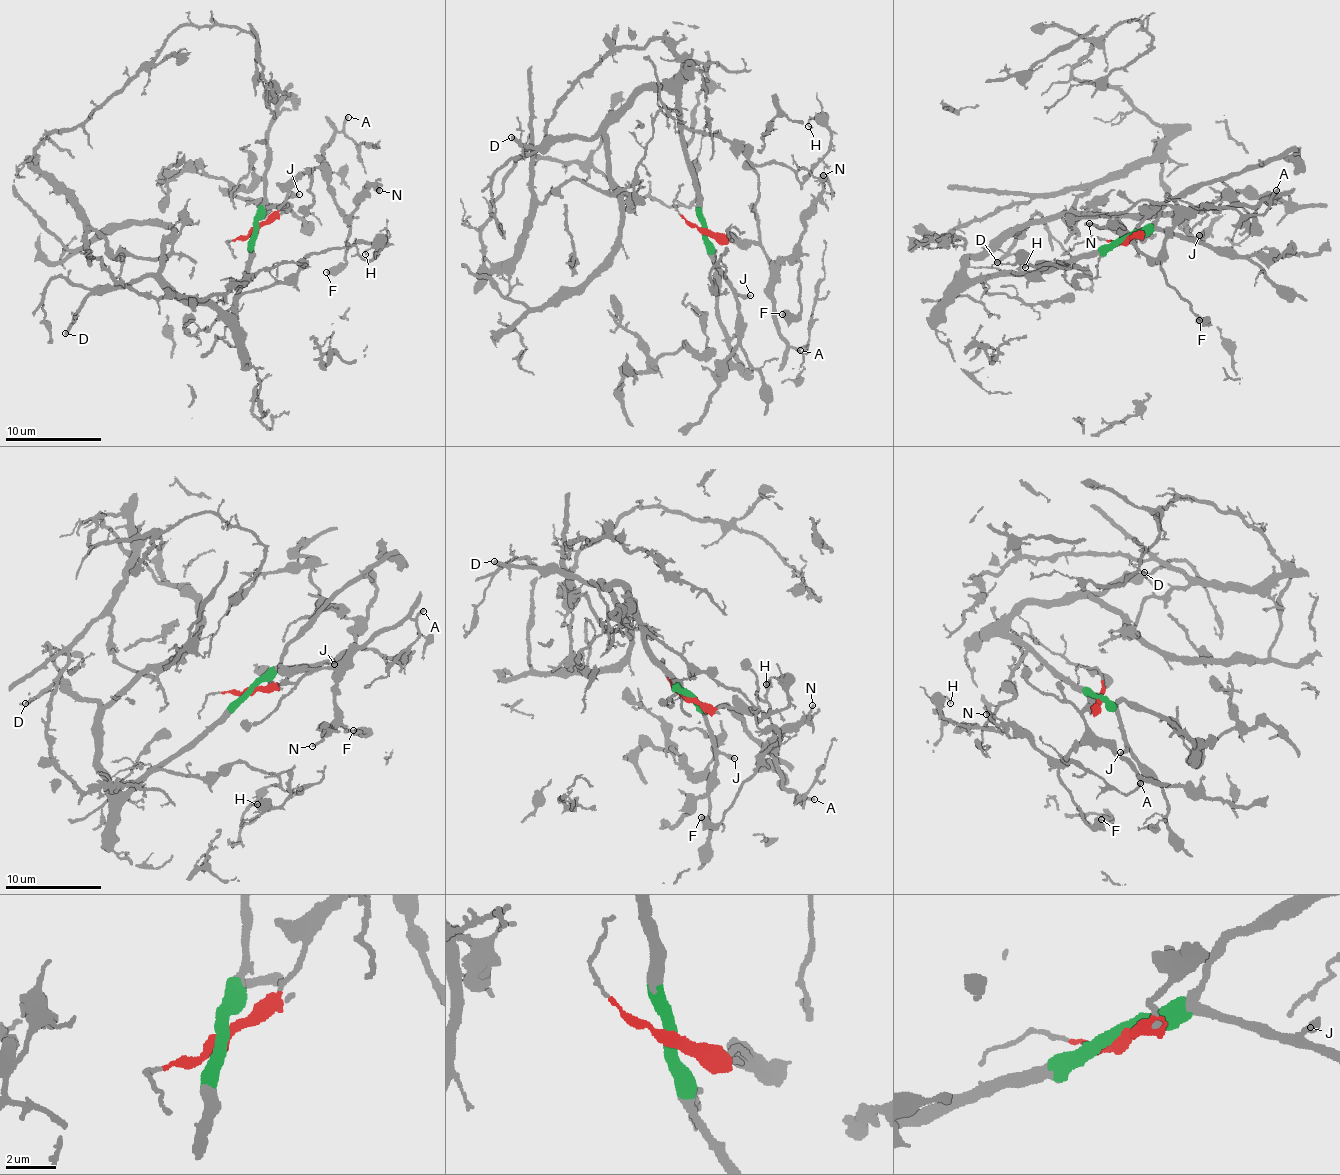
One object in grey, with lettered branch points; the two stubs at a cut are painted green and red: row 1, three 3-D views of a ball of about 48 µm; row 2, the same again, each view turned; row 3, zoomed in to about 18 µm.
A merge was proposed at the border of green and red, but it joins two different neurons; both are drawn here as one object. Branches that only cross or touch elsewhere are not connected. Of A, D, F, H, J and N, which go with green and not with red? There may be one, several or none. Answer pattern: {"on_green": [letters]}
{"on_green": ["D", "H", "J"]}

